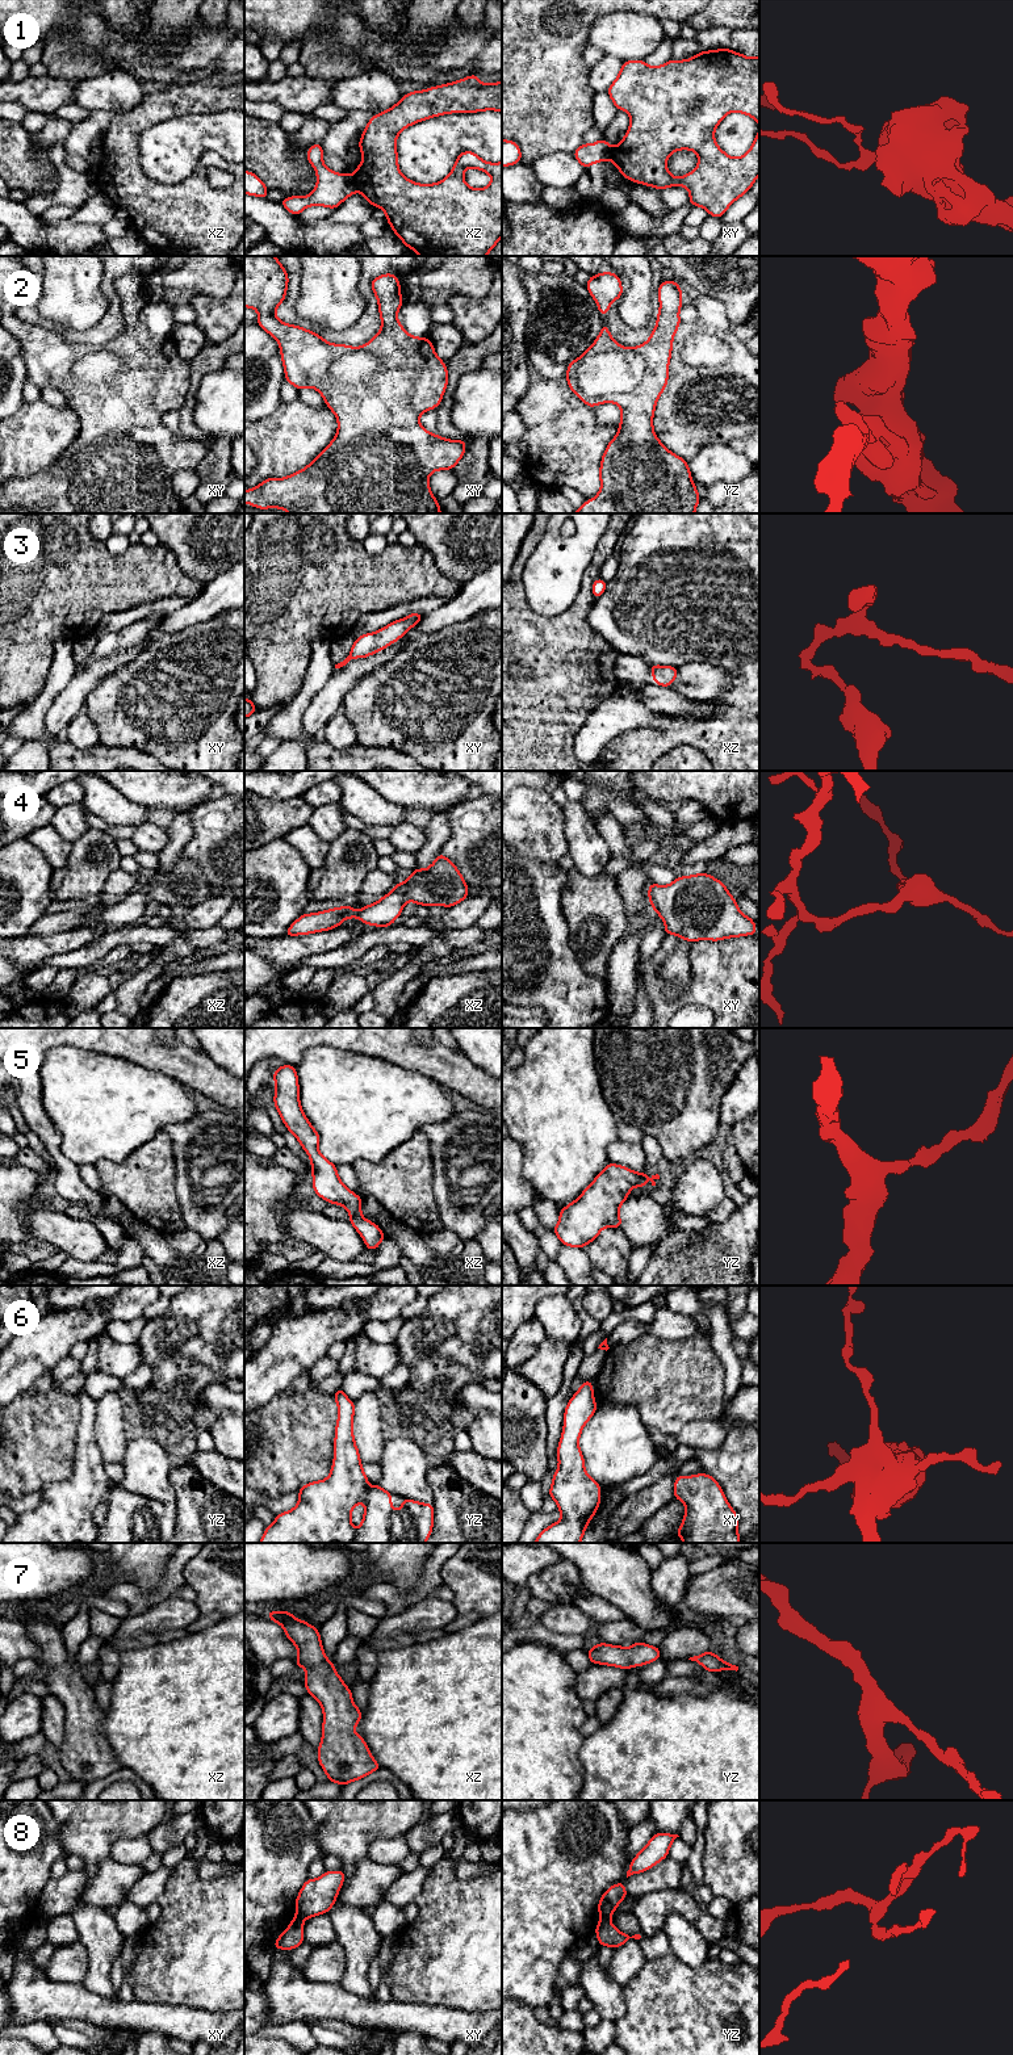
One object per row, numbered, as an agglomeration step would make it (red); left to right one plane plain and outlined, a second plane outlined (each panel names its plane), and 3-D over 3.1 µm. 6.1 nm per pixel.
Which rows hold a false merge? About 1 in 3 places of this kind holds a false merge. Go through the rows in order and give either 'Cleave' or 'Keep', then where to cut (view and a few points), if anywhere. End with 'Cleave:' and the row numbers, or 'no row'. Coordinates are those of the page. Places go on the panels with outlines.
1: Cleave. Split along xz (350, 175), (356, 189)
2: Keep. No split
3: Keep. No split
4: Keep. No split
5: Keep. No split
6: Keep. No split
7: Keep. No split
8: Cleave. Split along yz (601, 1917), (608, 1919)
Cleave: 1, 8

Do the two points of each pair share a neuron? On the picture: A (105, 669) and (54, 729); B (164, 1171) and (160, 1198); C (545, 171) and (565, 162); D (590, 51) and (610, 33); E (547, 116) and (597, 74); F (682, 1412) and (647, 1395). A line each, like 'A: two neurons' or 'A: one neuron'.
A: one neuron
B: one neuron
C: one neuron
D: two neurons
E: two neurons
F: one neuron

